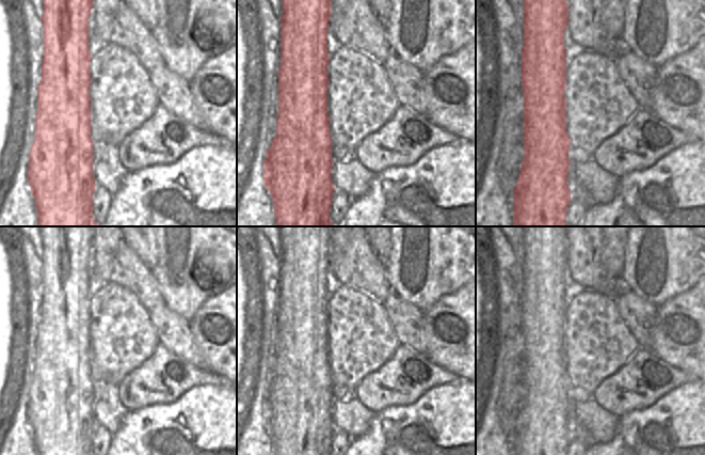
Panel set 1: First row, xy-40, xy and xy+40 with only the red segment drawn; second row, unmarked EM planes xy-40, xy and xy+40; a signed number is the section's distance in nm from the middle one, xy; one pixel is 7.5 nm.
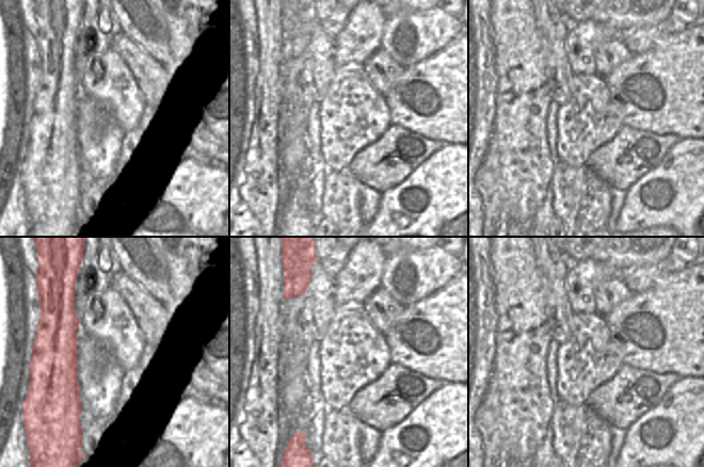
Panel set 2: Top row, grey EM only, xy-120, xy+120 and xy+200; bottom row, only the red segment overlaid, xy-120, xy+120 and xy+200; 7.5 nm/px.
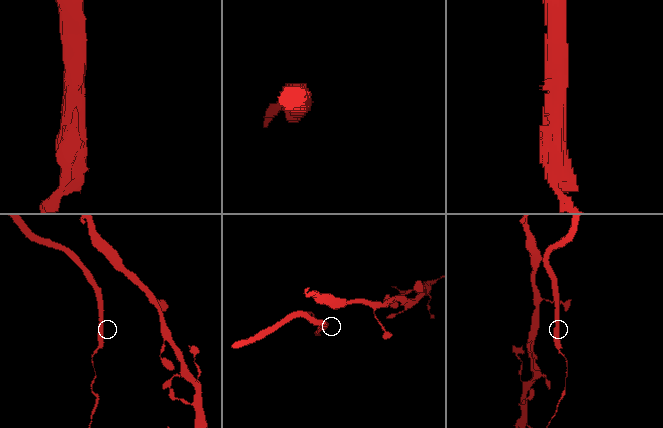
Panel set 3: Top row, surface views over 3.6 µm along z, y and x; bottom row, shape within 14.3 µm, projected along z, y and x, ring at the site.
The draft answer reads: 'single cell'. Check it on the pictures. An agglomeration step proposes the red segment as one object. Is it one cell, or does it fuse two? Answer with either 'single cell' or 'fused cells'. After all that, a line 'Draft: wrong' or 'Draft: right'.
fused cells
Draft: wrong

